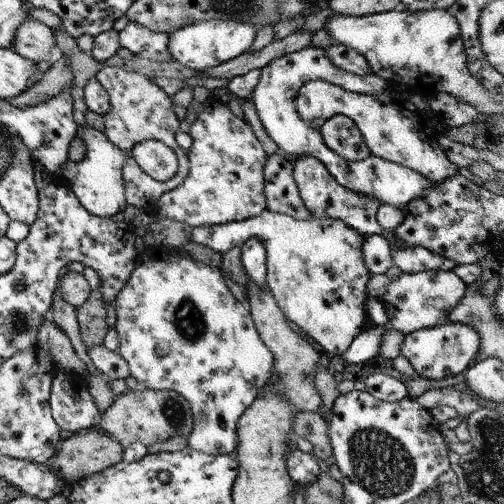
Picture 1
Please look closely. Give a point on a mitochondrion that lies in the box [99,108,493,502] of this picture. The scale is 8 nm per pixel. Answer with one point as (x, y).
(381, 463)

